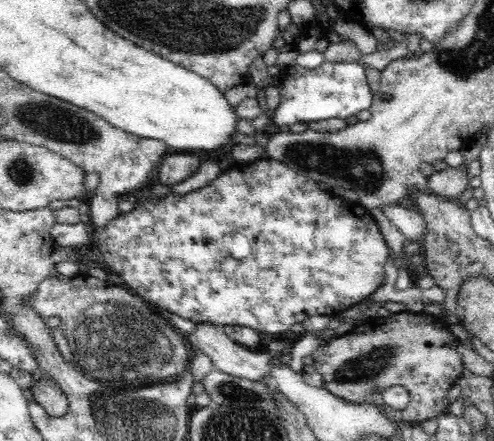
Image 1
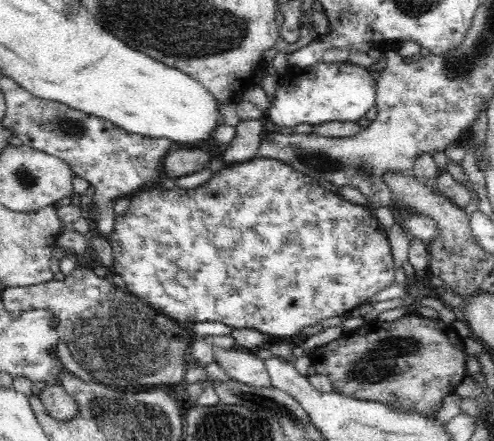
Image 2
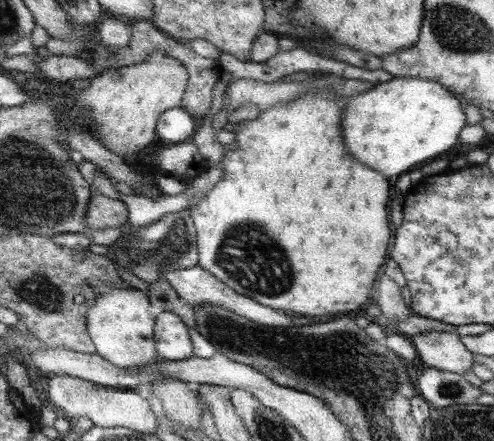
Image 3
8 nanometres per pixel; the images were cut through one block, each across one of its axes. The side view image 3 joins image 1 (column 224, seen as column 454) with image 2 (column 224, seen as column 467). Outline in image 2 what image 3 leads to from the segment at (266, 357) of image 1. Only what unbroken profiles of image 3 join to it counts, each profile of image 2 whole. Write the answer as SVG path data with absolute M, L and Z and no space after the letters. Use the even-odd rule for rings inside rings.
M234 348L234 350L216 350L216 362L228 372L228 376L244 386L254 388L276 388L268 374L268 366L264 360L258 360L250 350Z

